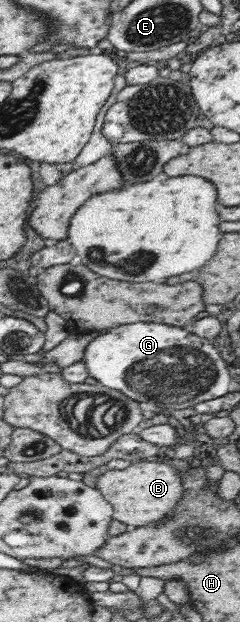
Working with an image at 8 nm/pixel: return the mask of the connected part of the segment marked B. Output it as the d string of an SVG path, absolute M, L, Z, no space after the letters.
M158 461L133 462L123 470L108 470L97 479L97 489L113 507L113 518L134 527L146 527L160 522L182 501L183 475L168 463Z

